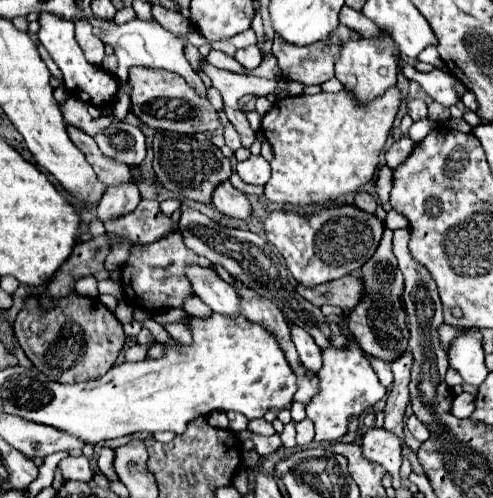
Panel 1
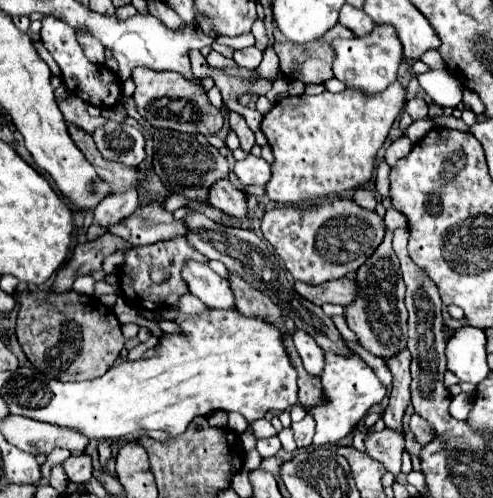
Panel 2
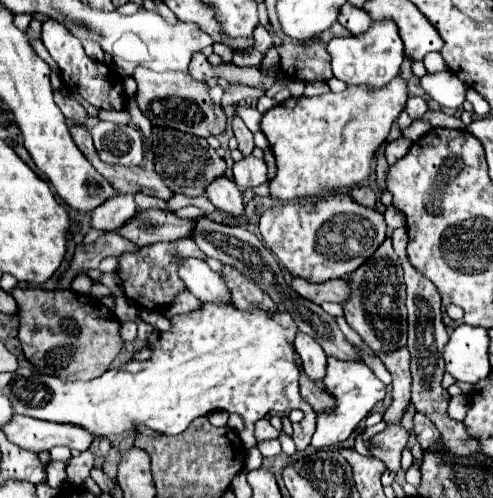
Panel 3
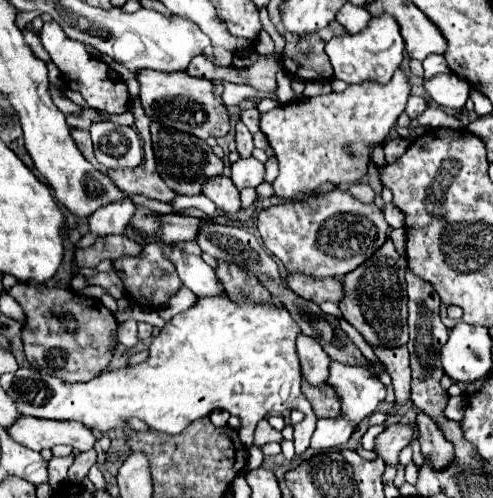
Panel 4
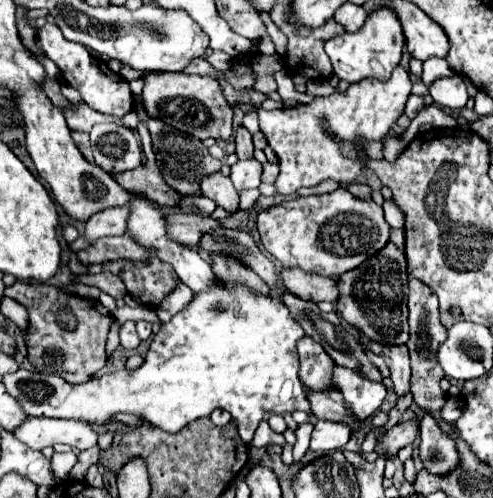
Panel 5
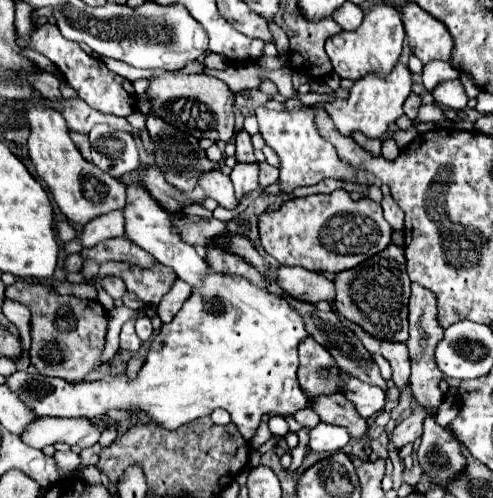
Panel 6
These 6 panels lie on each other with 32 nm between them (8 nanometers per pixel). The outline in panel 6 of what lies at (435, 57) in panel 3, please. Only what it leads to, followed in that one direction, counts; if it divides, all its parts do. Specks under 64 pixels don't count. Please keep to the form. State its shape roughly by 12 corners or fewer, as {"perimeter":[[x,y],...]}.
{"perimeter":[[428,62],[422,72],[426,90],[460,72],[446,62]]}

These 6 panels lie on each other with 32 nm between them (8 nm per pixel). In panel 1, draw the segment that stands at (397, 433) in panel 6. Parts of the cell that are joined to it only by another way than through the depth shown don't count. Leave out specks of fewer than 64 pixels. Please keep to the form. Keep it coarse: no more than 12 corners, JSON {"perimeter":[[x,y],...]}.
{"perimeter":[[370,428],[362,454],[398,478],[402,440]]}

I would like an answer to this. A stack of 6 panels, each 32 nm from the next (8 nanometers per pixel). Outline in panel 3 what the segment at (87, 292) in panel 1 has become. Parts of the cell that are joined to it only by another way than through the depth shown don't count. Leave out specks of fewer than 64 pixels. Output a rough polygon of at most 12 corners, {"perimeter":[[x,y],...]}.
{"perimeter":[[86,274],[72,280],[72,290],[86,294],[92,282]]}

